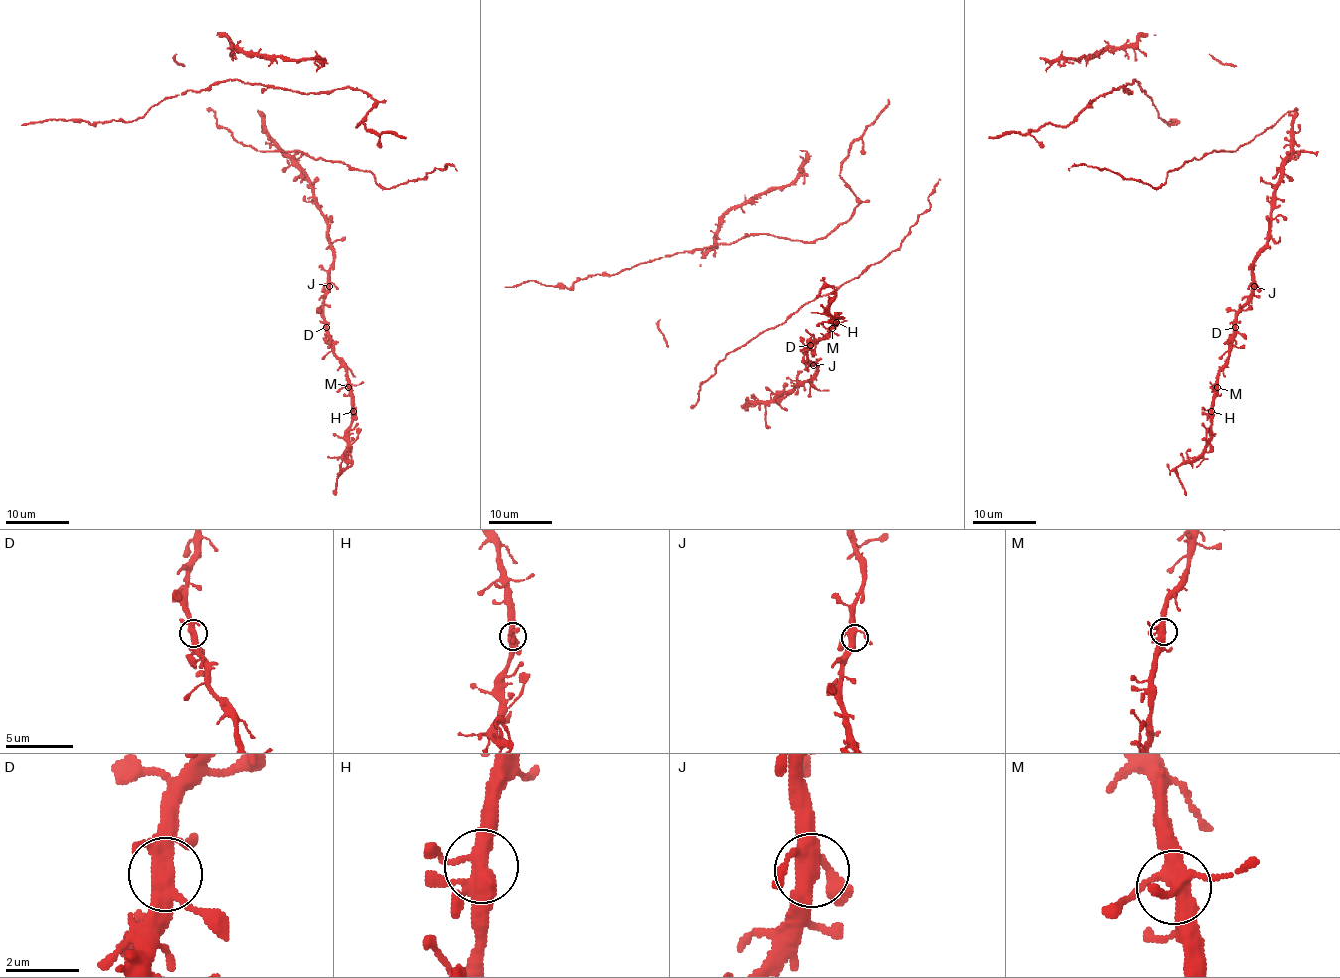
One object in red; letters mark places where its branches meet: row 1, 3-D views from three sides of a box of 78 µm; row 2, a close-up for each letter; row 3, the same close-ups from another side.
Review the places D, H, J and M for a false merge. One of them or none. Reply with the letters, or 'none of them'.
none of them

